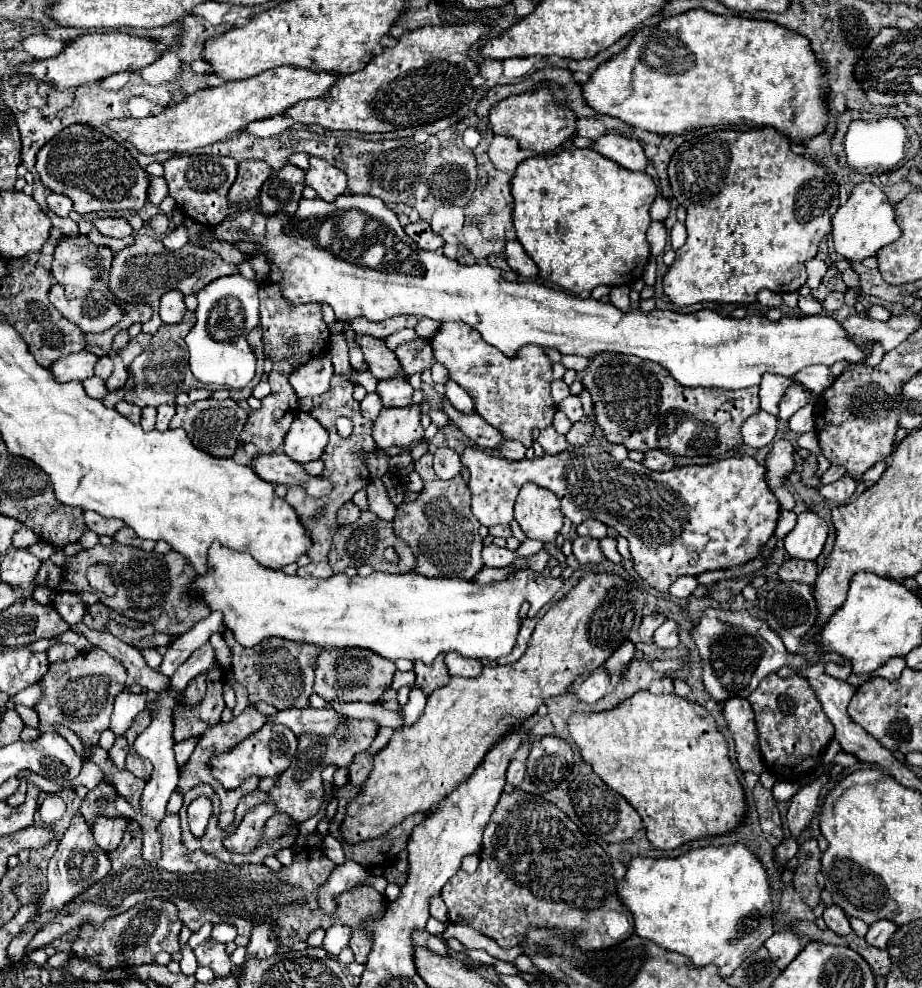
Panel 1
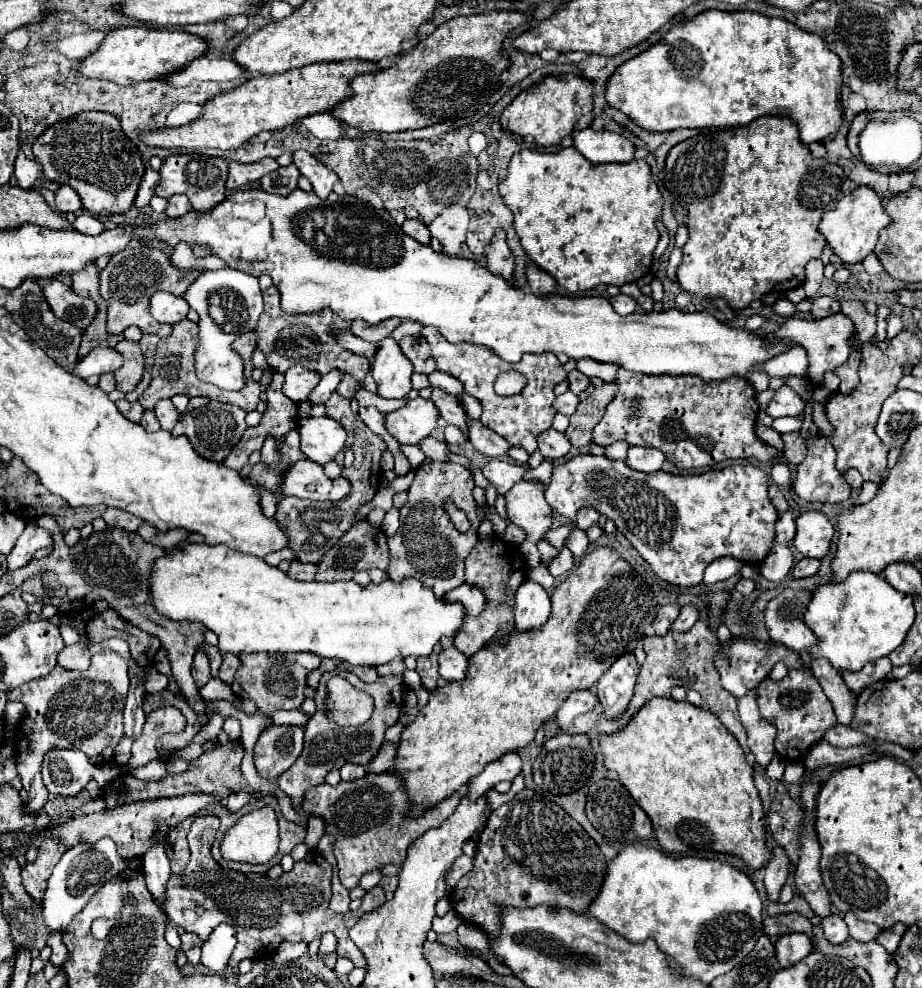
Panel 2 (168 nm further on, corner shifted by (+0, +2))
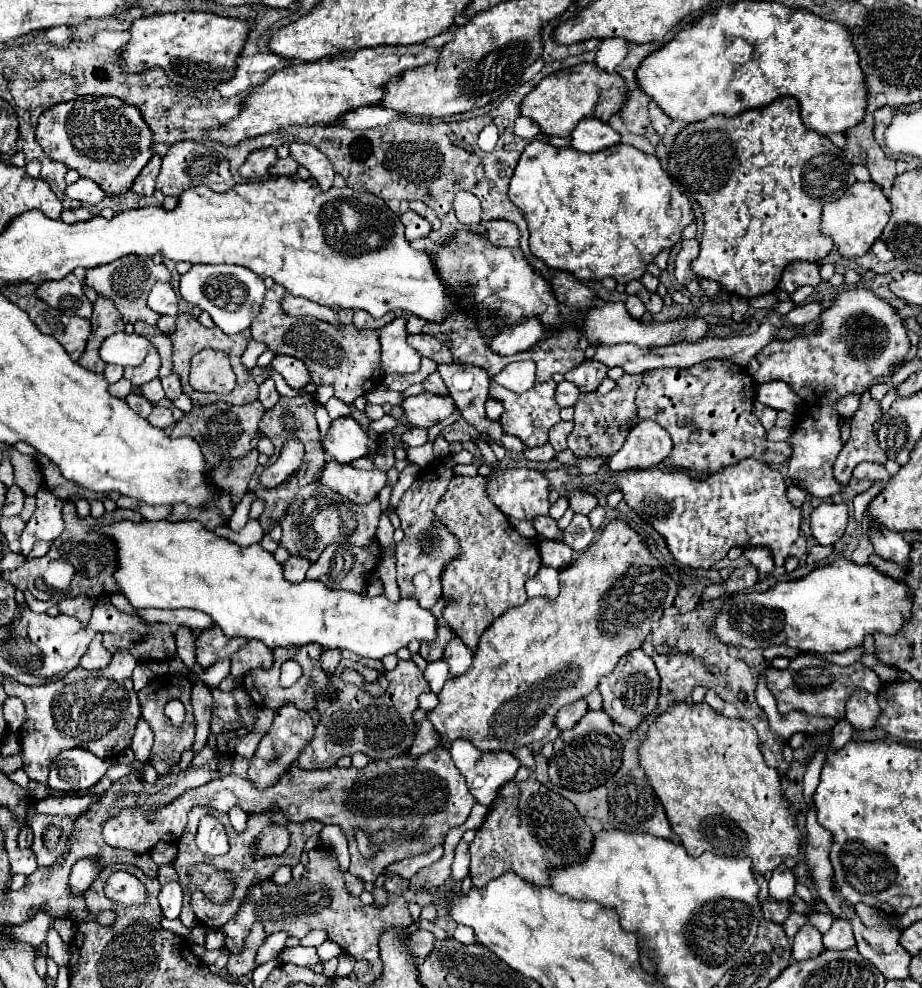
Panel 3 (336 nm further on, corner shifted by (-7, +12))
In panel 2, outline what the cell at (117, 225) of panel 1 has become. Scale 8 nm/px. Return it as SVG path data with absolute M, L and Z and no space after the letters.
M88 213L78 215L78 217L76 217L76 221L74 221L72 225L74 225L74 229L76 229L76 231L86 233L86 235L100 235L102 231L106 231L104 223L102 223L100 219L96 219L96 217L92 217L92 215L88 215Z

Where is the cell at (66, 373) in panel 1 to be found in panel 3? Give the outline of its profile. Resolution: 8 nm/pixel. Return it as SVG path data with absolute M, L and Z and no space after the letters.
M115 333L101 345L101 359L121 367L137 367L147 357L149 341L137 333Z

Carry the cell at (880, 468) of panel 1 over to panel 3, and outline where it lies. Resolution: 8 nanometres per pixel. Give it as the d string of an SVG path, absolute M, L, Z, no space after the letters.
M875 483L871 489L867 489L865 493L857 495L857 497L853 499L853 511L855 511L855 519L857 519L859 525L863 525L863 521L865 521L865 513L867 513L867 507L869 507L869 503L881 493L881 489L883 489L883 485L881 485L881 483Z

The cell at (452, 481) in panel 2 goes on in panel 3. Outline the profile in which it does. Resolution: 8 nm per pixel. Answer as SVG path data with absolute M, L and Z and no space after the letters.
M451 461L431 463L429 469L421 473L421 479L405 491L395 511L401 519L401 529L405 533L405 537L397 543L395 551L397 583L401 589L401 597L417 599L423 609L431 609L441 597L441 569L445 567L445 561L449 561L449 557L457 557L457 539L449 535L449 531L437 521L437 517L433 517L433 509L453 477L453 465L455 463Z

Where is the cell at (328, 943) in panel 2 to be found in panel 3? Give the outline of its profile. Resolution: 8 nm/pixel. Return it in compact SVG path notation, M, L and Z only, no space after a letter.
M327 939L325 943L321 943L321 945L317 947L317 955L319 955L319 961L325 963L325 961L329 961L329 959L333 959L333 957L339 957L339 955L341 955L341 949L339 949L337 943L333 943L333 941Z

